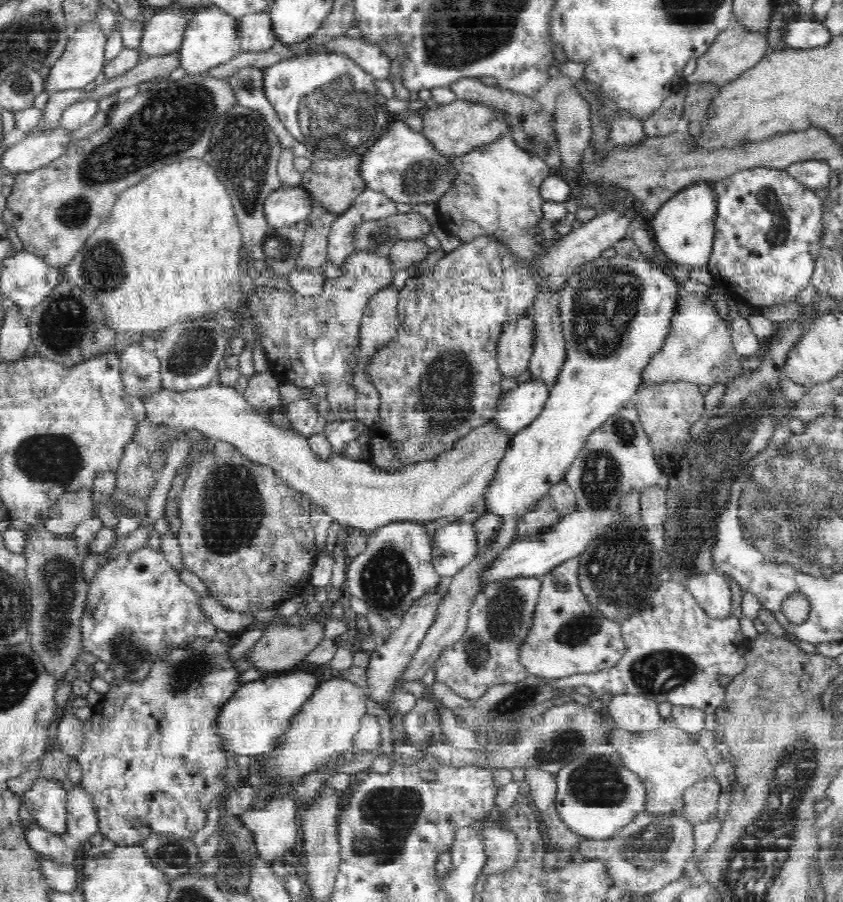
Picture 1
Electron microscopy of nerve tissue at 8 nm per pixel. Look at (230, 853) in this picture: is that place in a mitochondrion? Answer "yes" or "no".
no

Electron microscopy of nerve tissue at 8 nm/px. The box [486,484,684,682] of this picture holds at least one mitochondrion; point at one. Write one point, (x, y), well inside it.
(622, 570)

